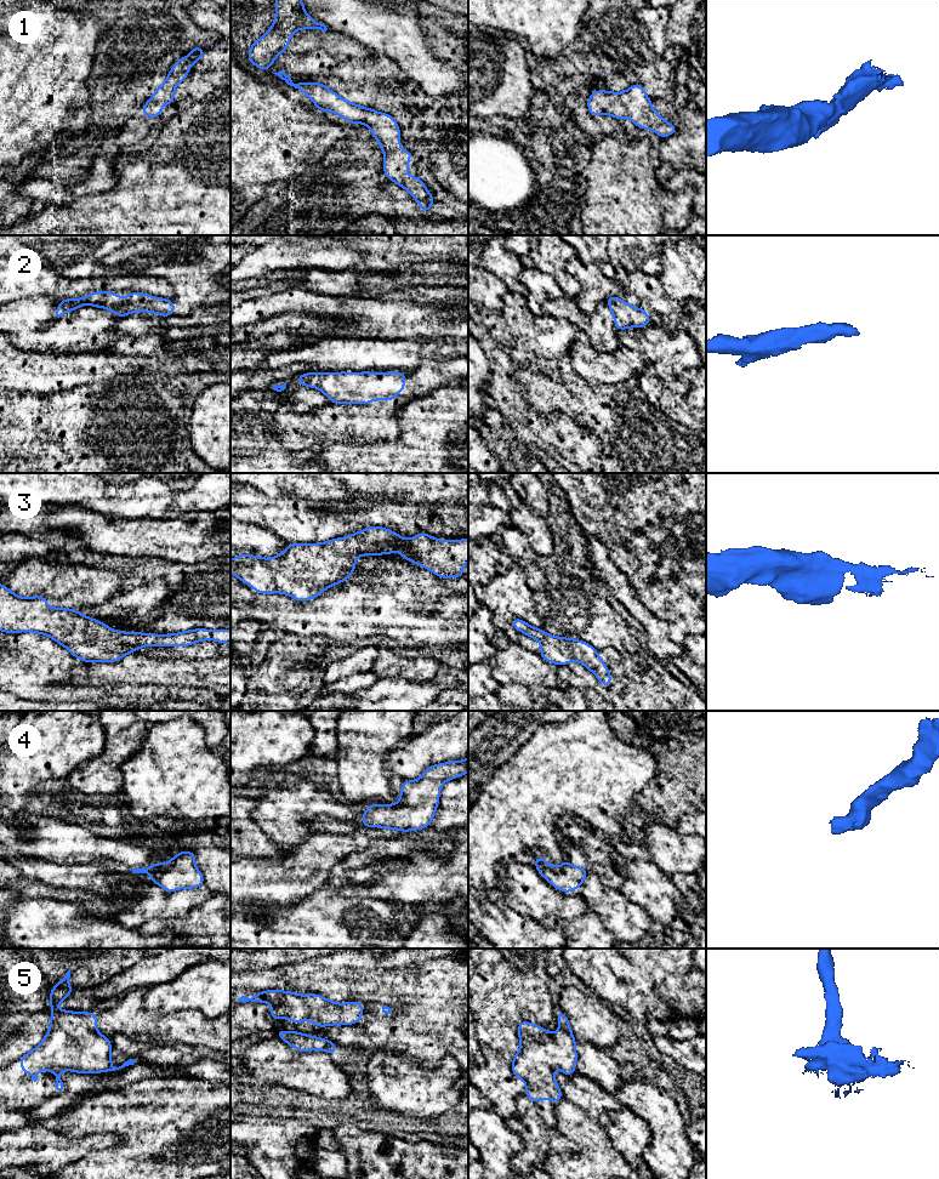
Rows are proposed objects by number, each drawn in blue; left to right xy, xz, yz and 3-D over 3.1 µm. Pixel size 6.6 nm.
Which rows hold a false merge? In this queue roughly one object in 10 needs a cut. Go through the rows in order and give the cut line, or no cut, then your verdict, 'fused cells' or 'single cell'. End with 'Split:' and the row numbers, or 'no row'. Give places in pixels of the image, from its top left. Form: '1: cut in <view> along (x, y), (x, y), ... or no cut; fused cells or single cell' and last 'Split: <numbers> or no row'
1: no cut; single cell
2: no cut; single cell
3: no cut; single cell
4: no cut; single cell
5: no cut; single cell
Split: no row

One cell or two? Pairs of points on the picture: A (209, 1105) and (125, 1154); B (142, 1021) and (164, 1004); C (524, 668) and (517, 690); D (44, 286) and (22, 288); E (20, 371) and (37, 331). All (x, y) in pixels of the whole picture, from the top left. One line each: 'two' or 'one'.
A: one
B: two
C: two
D: one
E: two

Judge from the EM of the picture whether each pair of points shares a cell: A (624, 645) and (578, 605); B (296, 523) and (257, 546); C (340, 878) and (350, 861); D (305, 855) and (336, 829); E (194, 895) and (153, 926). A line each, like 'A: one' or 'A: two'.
A: one
B: two
C: one
D: two
E: two

